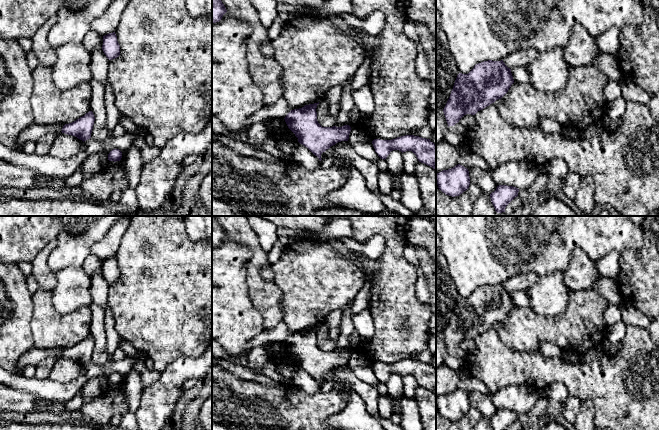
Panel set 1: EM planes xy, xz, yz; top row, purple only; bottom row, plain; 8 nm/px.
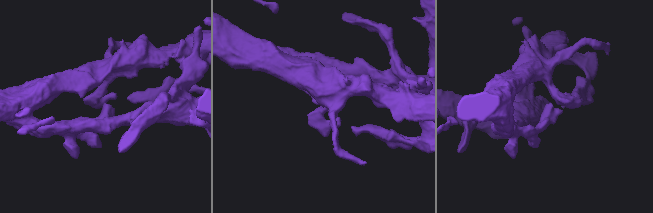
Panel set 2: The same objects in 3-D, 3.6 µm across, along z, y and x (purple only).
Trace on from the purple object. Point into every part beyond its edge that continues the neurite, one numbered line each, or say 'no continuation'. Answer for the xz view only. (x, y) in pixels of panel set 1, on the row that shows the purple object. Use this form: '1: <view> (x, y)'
no continuation

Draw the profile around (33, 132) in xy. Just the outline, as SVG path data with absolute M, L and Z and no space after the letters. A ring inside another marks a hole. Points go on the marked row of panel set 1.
M33 122L19 135L13 150L23 151L25 145L29 141L36 142L45 134L50 132L60 133L63 126L64 124L39 125L36 122Z

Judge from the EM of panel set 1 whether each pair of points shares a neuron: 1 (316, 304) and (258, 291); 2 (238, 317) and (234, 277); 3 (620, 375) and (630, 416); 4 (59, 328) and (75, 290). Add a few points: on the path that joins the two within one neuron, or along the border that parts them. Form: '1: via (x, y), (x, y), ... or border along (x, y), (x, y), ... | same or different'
1: border along (273, 281), (281, 293), (282, 320) | different
2: via (234, 307), (234, 287) | same
3: via (630, 385), (630, 406) | same
4: border along (51, 294), (58, 313), (87, 305) | different

